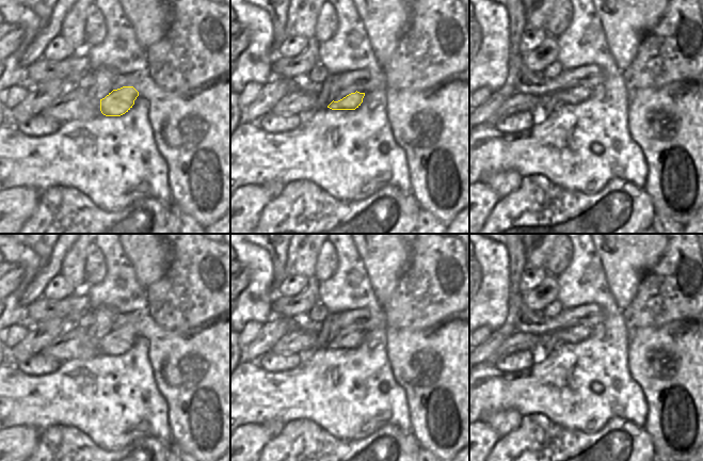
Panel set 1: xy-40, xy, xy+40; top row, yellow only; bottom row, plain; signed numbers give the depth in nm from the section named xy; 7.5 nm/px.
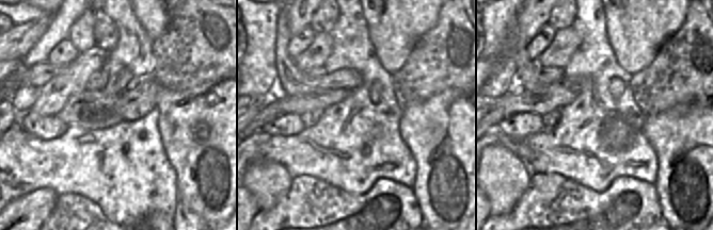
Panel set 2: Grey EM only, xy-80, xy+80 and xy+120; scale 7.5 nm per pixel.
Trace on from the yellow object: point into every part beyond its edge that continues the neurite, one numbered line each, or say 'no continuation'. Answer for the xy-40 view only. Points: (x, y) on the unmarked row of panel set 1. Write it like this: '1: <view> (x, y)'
no continuation

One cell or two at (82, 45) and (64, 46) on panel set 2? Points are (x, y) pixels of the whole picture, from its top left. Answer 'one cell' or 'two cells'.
two cells

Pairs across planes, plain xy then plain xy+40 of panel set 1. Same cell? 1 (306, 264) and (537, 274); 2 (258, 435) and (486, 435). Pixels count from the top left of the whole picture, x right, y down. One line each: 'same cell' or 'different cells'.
1: different cells
2: same cell

